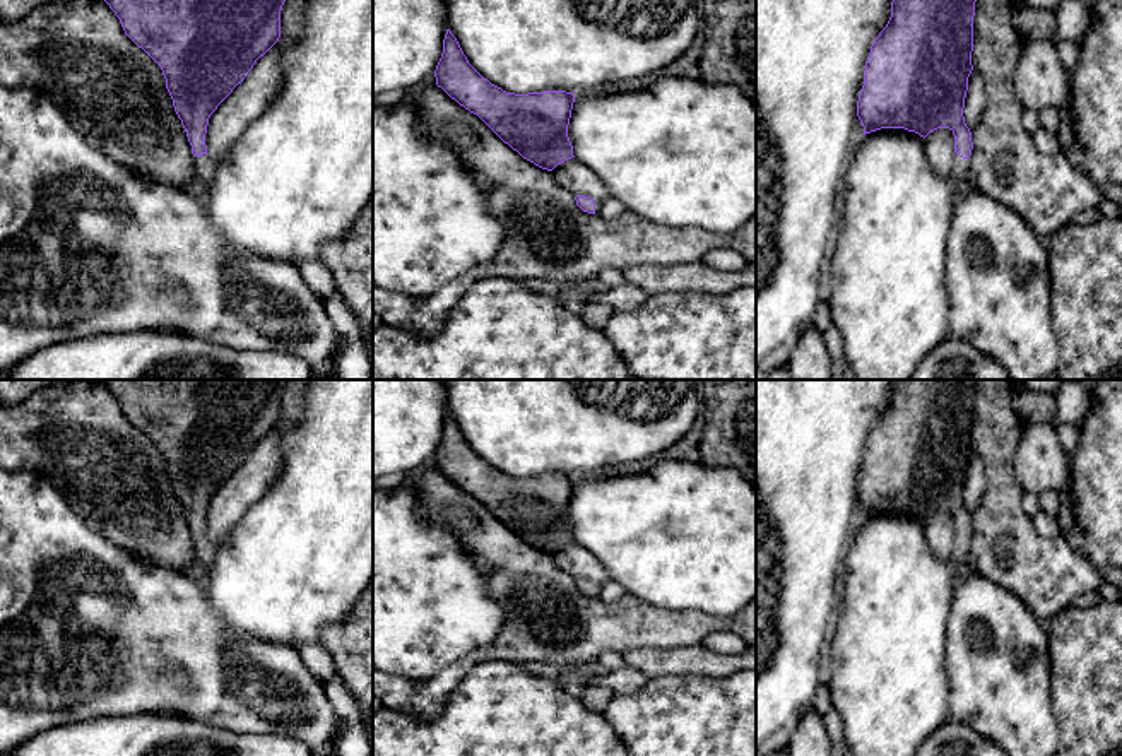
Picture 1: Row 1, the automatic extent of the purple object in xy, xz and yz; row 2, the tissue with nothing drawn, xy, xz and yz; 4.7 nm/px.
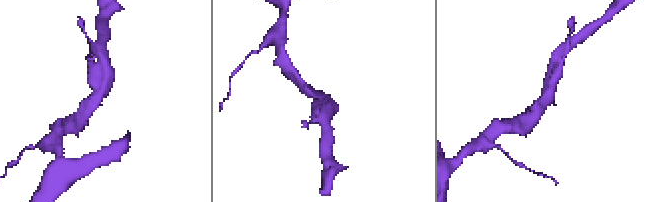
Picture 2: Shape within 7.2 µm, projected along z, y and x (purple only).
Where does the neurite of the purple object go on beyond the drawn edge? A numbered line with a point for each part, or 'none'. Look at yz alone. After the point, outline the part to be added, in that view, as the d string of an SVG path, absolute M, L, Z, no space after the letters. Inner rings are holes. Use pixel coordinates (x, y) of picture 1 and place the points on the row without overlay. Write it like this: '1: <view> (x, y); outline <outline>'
1: yz (960, 553); outline M954 537L951 563L956 568L958 578L966 578L973 573L968 564L968 554L970 554L970 540L963 542L958 537Z

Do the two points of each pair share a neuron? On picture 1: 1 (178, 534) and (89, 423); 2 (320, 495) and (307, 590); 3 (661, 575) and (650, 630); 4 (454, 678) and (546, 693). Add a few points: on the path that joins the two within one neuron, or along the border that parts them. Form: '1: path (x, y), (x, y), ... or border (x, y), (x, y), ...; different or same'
1: path (149, 510), (96, 452); same
2: path (320, 519), (320, 534), (307, 549), (307, 566); same
3: border (626, 592), (666, 609), (695, 611); different
4: border (496, 661), (478, 662), (450, 693), (438, 714); different

